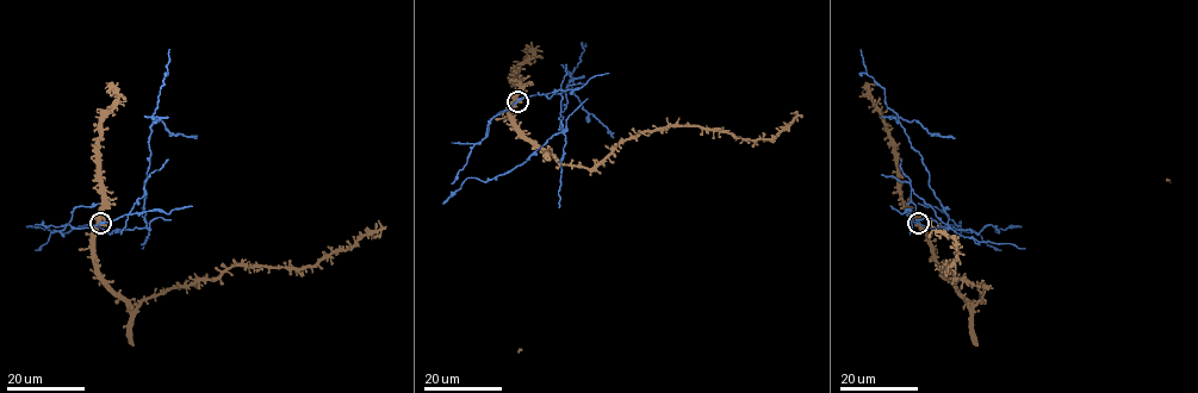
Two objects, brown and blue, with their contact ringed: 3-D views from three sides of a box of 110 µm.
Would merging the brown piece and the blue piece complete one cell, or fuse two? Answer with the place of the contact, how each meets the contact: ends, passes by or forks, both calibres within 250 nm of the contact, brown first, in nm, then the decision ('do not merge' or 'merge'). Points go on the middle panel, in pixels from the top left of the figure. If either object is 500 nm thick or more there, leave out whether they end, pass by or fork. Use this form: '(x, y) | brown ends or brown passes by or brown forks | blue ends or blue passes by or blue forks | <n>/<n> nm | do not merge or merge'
(517, 101) | brown forks | blue passes by | 460/280 nm | do not merge

